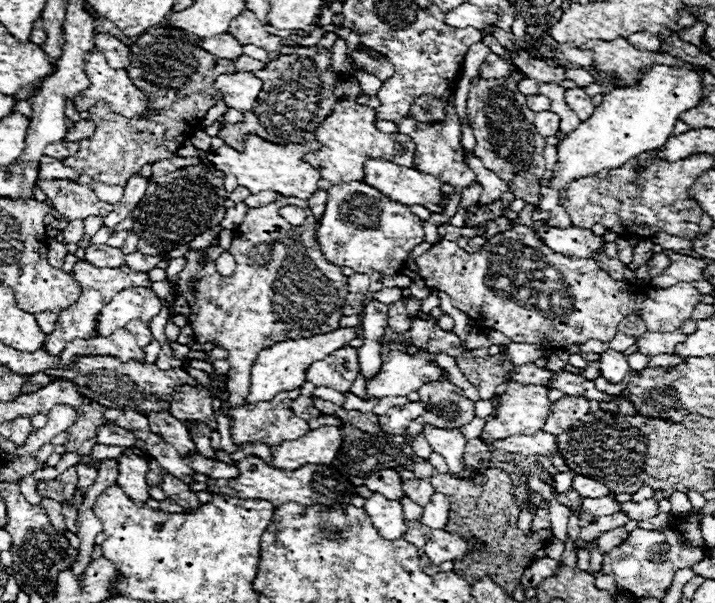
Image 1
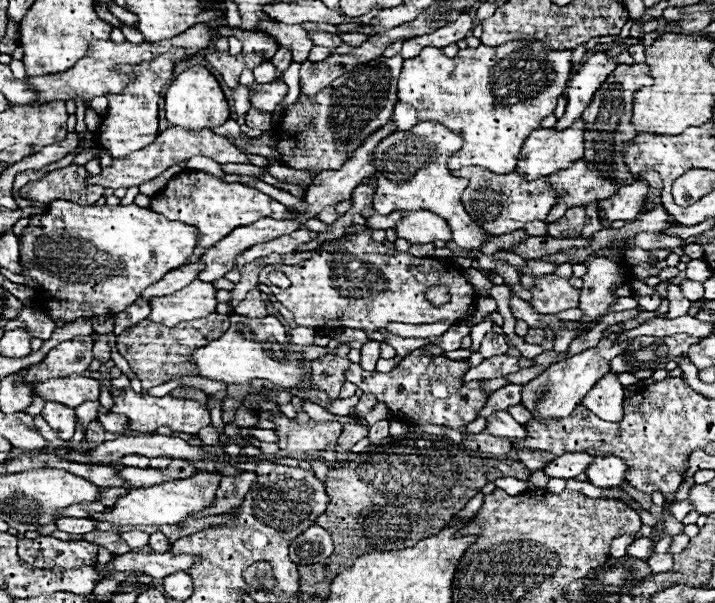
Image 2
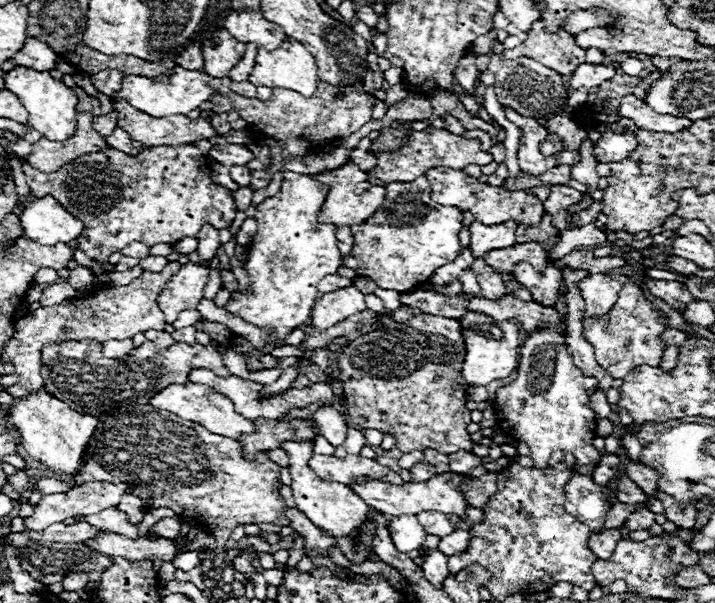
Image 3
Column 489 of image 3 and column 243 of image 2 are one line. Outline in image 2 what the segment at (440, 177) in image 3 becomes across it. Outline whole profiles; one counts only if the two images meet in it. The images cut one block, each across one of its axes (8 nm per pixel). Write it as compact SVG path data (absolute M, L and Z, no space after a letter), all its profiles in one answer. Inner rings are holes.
M190 170L176 174L162 192L152 196L150 210L164 214L170 220L180 220L184 224L192 224L200 230L202 240L194 248L194 254L188 258L188 262L198 262L200 260L198 254L204 252L204 248L222 240L236 226L252 224L254 220L260 220L264 216L288 218L288 220L292 220L296 216L296 212L288 210L284 204L280 204L278 200L270 198L268 194L264 194L256 188L250 188L250 186L244 186L238 182L222 182L220 178L216 178L212 174L190 172Z

